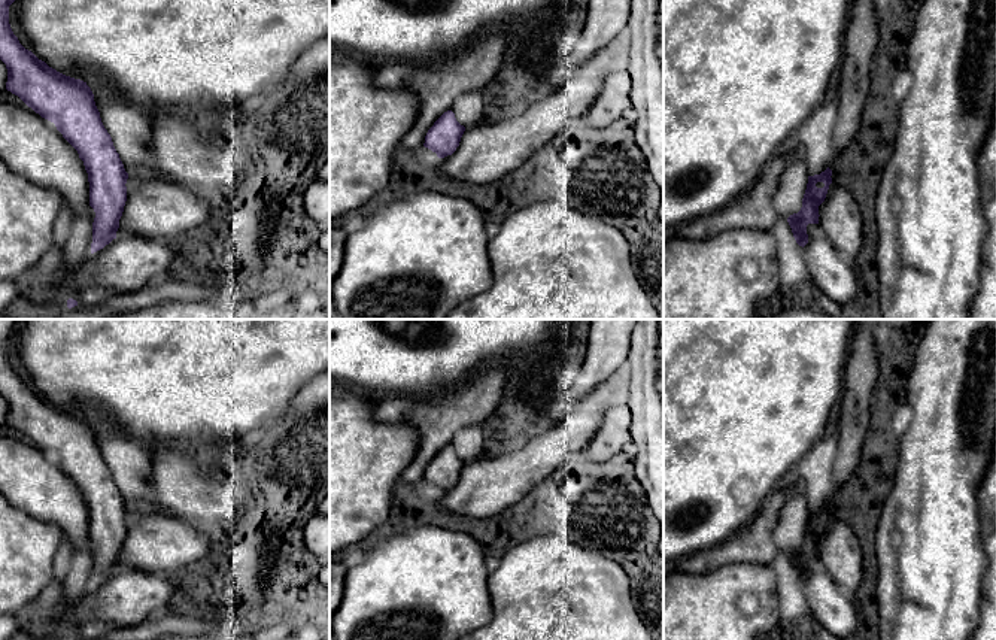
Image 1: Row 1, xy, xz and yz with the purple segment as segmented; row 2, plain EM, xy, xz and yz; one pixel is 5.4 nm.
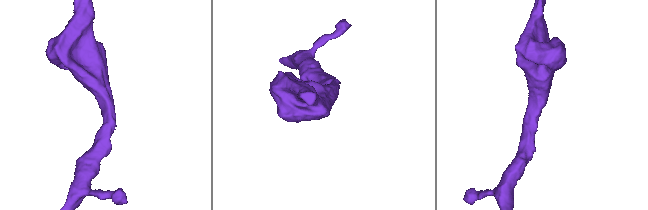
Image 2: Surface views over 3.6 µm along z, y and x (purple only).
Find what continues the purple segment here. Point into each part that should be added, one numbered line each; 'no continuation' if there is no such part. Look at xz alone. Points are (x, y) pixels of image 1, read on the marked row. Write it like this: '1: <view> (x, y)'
no continuation

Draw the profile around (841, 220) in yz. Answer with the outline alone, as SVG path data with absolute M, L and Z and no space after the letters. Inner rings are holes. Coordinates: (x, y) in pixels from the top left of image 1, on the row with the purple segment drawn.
M832 182L825 201L819 206L819 215L819 225L829 242L847 260L854 258L863 243L863 216L850 191Z

